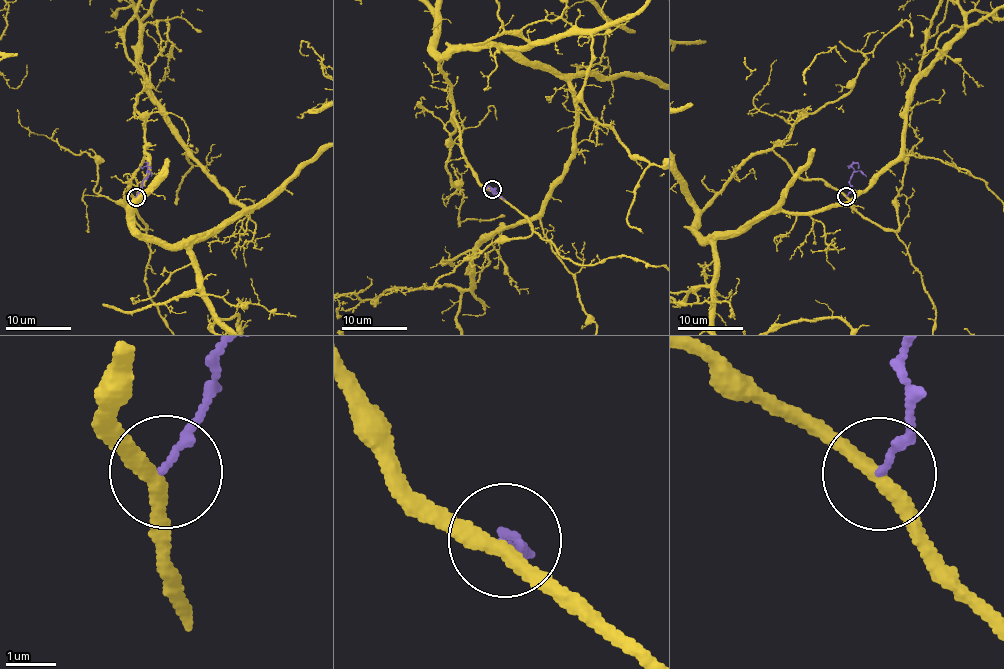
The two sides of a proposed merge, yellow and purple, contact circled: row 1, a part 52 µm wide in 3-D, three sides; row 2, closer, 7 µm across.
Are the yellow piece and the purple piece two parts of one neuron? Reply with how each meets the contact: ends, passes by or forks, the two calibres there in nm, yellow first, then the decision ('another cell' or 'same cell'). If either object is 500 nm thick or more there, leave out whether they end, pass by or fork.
yellow passes by; purple ends; calibres 300 and 140 nm; another cell

